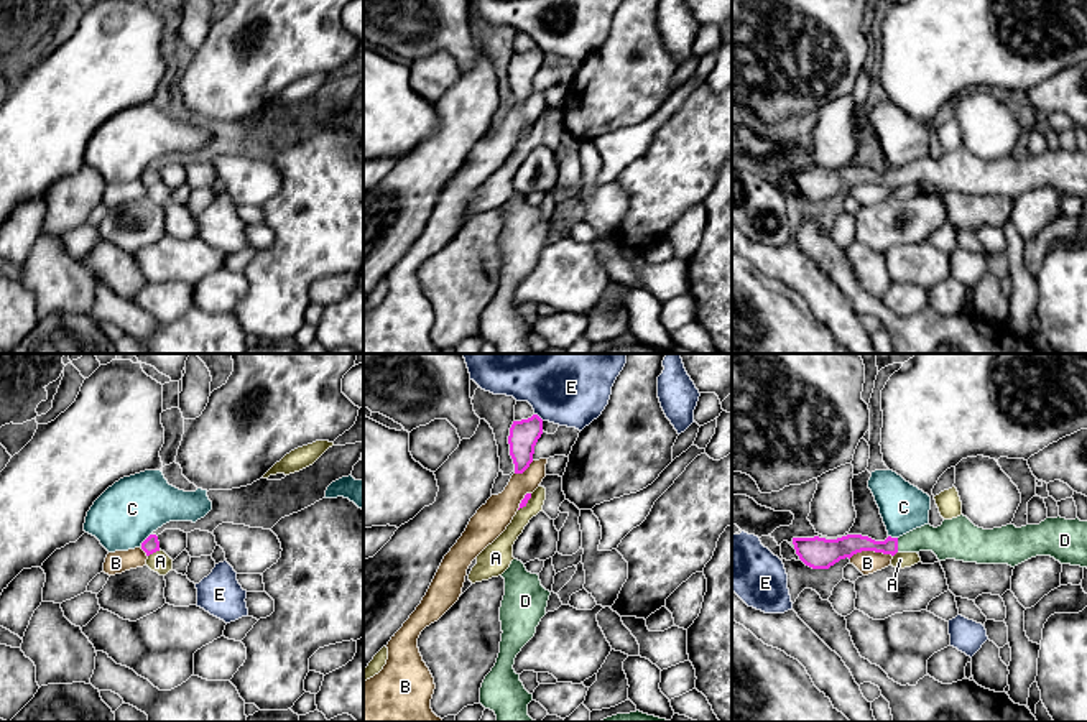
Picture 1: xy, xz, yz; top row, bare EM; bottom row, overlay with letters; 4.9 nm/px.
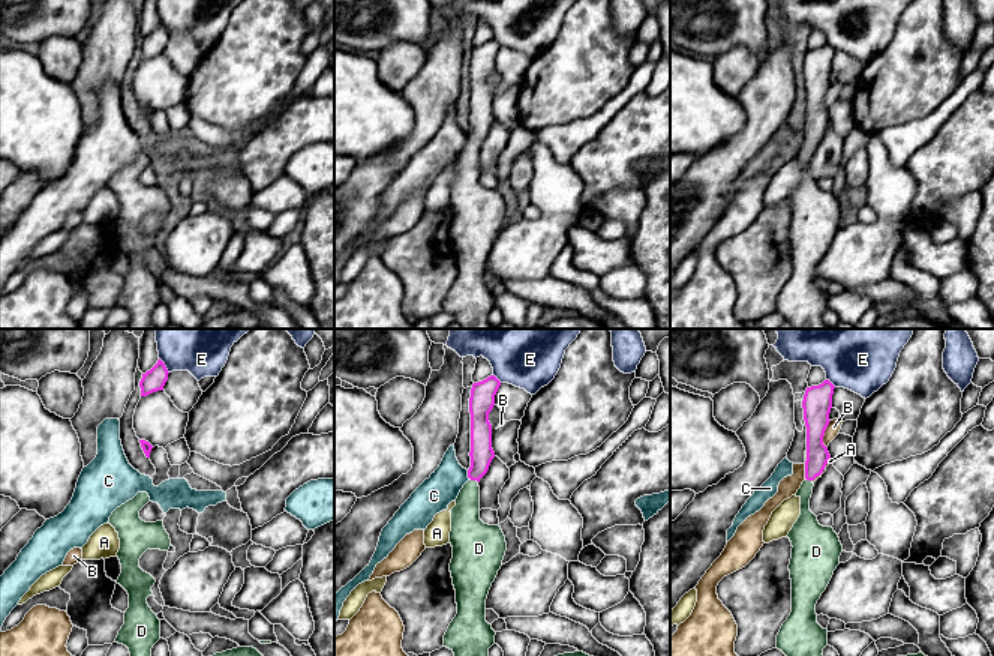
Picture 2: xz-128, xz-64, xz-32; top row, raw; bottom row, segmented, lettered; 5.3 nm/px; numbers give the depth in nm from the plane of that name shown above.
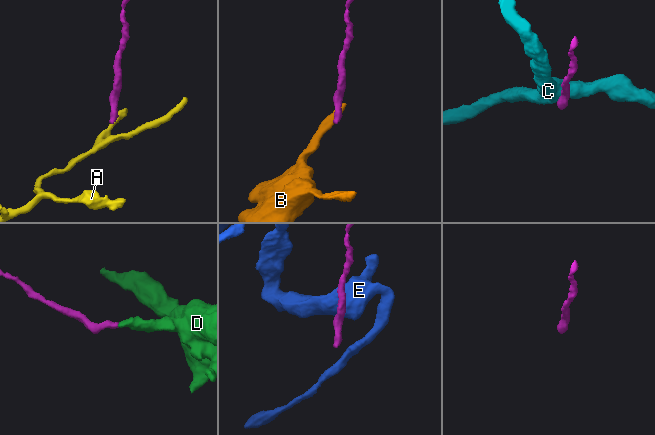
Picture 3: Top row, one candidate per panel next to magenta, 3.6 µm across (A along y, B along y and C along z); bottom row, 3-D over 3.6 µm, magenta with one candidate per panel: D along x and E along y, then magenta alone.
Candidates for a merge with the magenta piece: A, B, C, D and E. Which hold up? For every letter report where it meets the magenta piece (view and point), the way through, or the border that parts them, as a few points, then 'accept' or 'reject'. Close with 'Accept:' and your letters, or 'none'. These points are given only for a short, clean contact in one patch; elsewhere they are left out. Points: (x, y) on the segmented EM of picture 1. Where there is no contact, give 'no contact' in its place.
A: meets magenta in xy at (153, 551); border along xy (160, 550), (148, 556); reject
B: meets magenta in yz at (870, 550); border along yz (892, 555), (857, 551), (849, 558); reject
C: meets magenta in xy at (145, 540); border along xy (152, 533), (140, 545); reject
D: meets magenta in yz at (897, 545); runs through yz (846, 546), (897, 545), (948, 541); accept
E: meets magenta in xz at (538, 416); border along xz (535, 413), (543, 420); reject
Accept: D

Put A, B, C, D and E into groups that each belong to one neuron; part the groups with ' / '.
A / B / C / D / E

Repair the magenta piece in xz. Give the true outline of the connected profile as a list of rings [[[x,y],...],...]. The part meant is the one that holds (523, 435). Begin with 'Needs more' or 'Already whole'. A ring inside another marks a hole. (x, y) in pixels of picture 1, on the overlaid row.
Already whole. [[[533,414],[528,419],[513,421],[508,444],[515,464],[515,474],[523,474],[533,462],[534,446],[543,434],[543,419]]]

